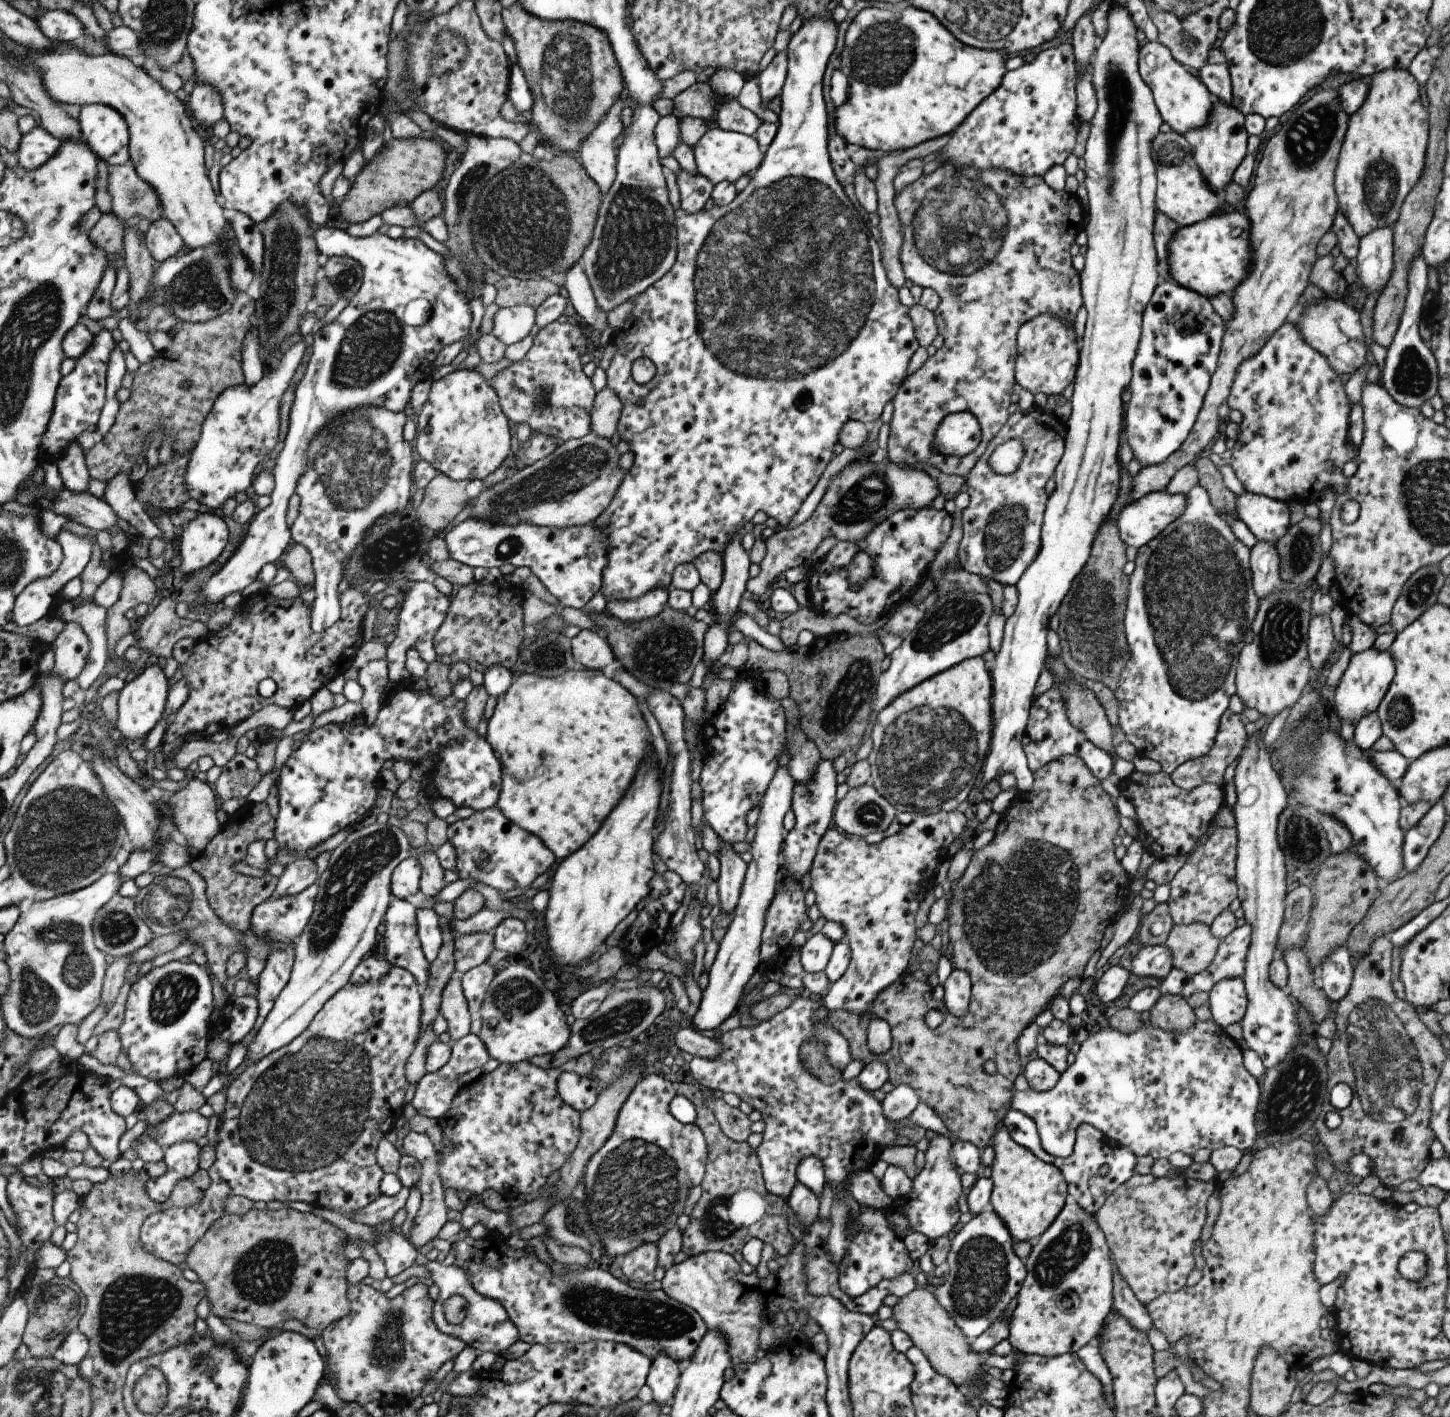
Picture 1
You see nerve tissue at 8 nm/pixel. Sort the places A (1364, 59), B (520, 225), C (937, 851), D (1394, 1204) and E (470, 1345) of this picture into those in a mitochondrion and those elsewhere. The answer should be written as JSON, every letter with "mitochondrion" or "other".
{"A":"other","B":"mitochondrion","C":"other","D":"other","E":"other"}

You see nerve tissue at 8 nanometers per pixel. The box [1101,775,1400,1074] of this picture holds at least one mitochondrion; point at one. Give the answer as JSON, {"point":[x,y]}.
{"point":[1301,837]}

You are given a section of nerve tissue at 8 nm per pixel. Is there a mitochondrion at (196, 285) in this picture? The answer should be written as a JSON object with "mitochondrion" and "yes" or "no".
{"mitochondrion":"yes"}

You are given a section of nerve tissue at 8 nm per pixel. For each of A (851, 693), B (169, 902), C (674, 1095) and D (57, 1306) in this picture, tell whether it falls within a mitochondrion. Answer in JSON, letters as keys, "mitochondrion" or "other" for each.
{"A":"mitochondrion","B":"mitochondrion","C":"other","D":"mitochondrion"}

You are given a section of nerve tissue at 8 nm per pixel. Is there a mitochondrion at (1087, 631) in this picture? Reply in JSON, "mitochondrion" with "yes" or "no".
{"mitochondrion":"yes"}

